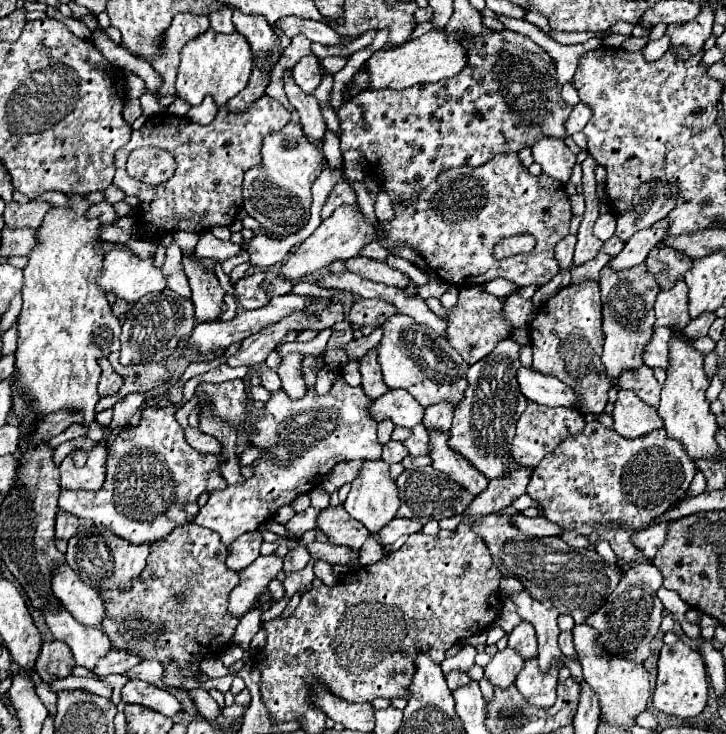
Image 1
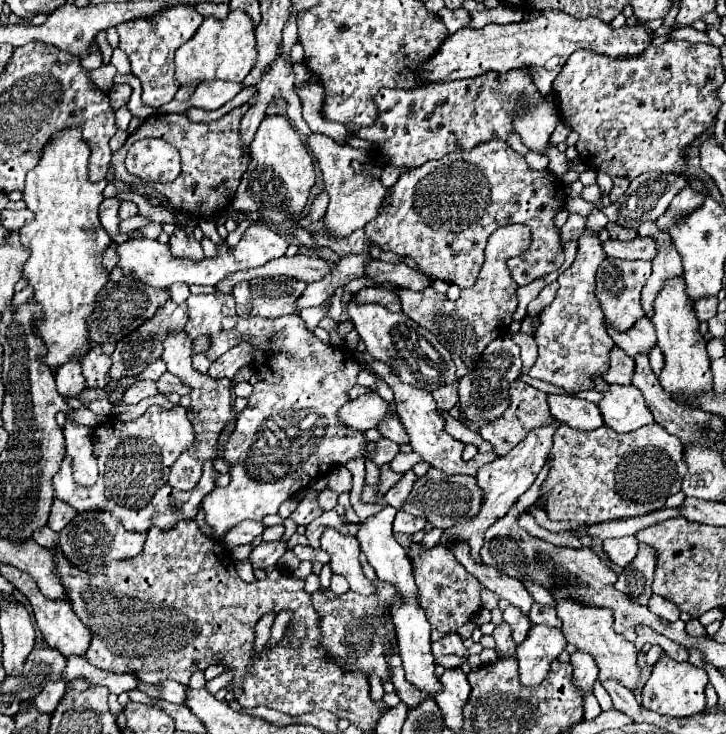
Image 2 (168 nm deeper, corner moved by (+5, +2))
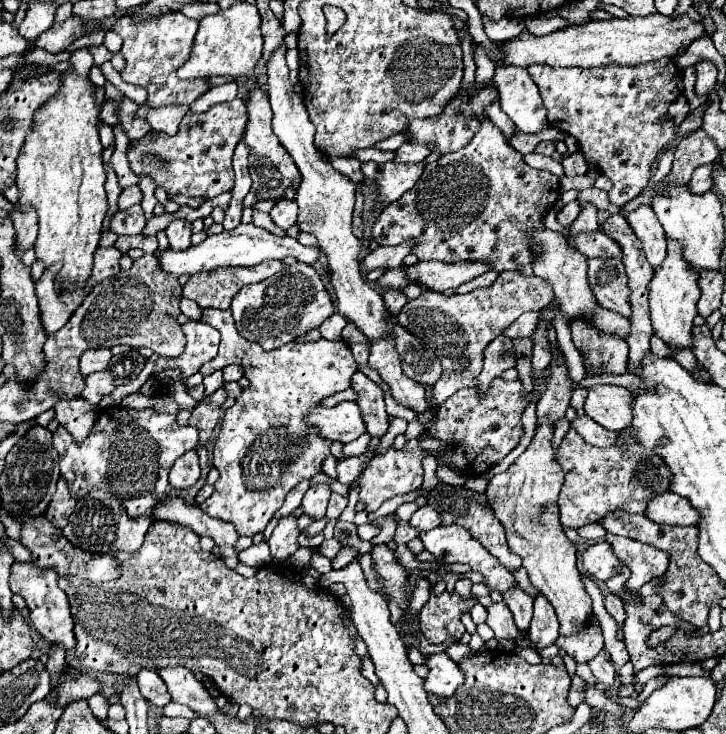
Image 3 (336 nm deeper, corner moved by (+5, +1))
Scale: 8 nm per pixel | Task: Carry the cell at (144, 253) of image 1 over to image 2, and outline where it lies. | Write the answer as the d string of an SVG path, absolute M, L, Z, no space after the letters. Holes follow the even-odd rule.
M106 198L100 206L100 222L104 226L104 230L114 238L120 234L120 216L118 216L118 206L120 200L118 198Z

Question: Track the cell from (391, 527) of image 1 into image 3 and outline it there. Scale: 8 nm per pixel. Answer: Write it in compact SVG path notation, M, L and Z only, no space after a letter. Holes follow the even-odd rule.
M426 505L426 507L420 507L412 519L410 519L410 525L418 531L430 531L434 527L438 527L442 523L442 515L432 507L432 505Z

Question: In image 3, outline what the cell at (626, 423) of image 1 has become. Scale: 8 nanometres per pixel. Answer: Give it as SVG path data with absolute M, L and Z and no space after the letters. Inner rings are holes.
M592 385L584 401L584 411L590 419L612 431L622 431L630 425L632 393L616 385Z

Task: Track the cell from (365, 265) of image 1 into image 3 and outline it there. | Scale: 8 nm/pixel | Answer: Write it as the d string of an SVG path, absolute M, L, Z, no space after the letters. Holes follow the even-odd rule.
M424 261L408 267L408 277L414 283L424 285L430 291L448 291L458 289L462 283L472 281L474 277L490 271L488 263L438 263L438 261Z

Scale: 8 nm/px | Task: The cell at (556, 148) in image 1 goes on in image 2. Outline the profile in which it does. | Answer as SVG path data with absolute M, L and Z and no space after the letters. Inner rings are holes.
M546 100L542 106L524 108L518 106L518 118L514 120L514 130L520 134L522 142L536 154L544 154L550 148L550 136L556 128L558 114L554 106Z

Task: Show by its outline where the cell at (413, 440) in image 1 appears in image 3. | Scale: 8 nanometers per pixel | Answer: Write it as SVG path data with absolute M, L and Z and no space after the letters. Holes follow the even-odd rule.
M360 371L350 381L352 389L358 393L356 403L362 411L366 433L370 433L372 437L382 437L388 431L388 413L384 407L382 389Z

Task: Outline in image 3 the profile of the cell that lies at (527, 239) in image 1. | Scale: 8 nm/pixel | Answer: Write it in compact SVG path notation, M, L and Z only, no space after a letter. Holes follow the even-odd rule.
M502 271L500 277L488 289L478 289L466 295L442 295L434 291L422 293L418 299L406 303L396 317L398 323L420 337L428 349L432 349L442 363L442 377L432 387L434 405L442 405L458 389L476 387L476 377L482 371L484 347L506 327L510 327L526 311L542 311L554 299L550 283L536 275L522 275L514 271Z

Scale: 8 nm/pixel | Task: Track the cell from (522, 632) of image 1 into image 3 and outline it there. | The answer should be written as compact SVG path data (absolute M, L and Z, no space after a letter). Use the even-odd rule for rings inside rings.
M516 583L516 585L512 585L504 593L504 603L510 607L518 629L526 633L528 631L528 623L532 619L532 603L534 603L534 597L528 595L526 591L522 591L520 585Z

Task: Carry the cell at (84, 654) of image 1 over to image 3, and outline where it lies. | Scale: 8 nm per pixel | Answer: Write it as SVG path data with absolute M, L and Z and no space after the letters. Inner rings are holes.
M14 561L12 565L12 575L10 575L10 589L12 593L18 593L24 597L28 609L30 609L30 619L40 635L44 635L50 643L62 643L66 649L74 649L76 639L74 639L74 621L70 615L70 605L66 593L58 587L58 575L54 569L38 567L30 561Z

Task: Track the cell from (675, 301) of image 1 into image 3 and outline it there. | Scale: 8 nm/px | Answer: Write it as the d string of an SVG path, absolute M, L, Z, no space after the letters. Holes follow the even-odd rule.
M640 205L636 211L626 215L626 221L632 227L634 235L642 241L642 249L646 253L648 263L652 267L660 267L662 259L666 257L666 237L652 207Z

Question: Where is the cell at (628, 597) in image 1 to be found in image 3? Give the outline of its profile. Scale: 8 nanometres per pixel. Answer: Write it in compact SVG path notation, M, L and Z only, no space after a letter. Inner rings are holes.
M607 533L606 541L610 541L620 561L632 569L632 577L624 585L628 591L638 591L644 583L664 575L668 569L670 555L666 551L660 551L652 545L642 545L636 539L610 533Z

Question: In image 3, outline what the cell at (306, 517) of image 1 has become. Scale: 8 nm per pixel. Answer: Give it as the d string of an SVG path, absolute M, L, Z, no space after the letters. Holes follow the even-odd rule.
M316 483L312 485L304 499L302 499L302 507L304 507L304 513L310 515L312 519L324 519L326 515L326 505L328 505L328 499L330 499L330 487L326 483Z

